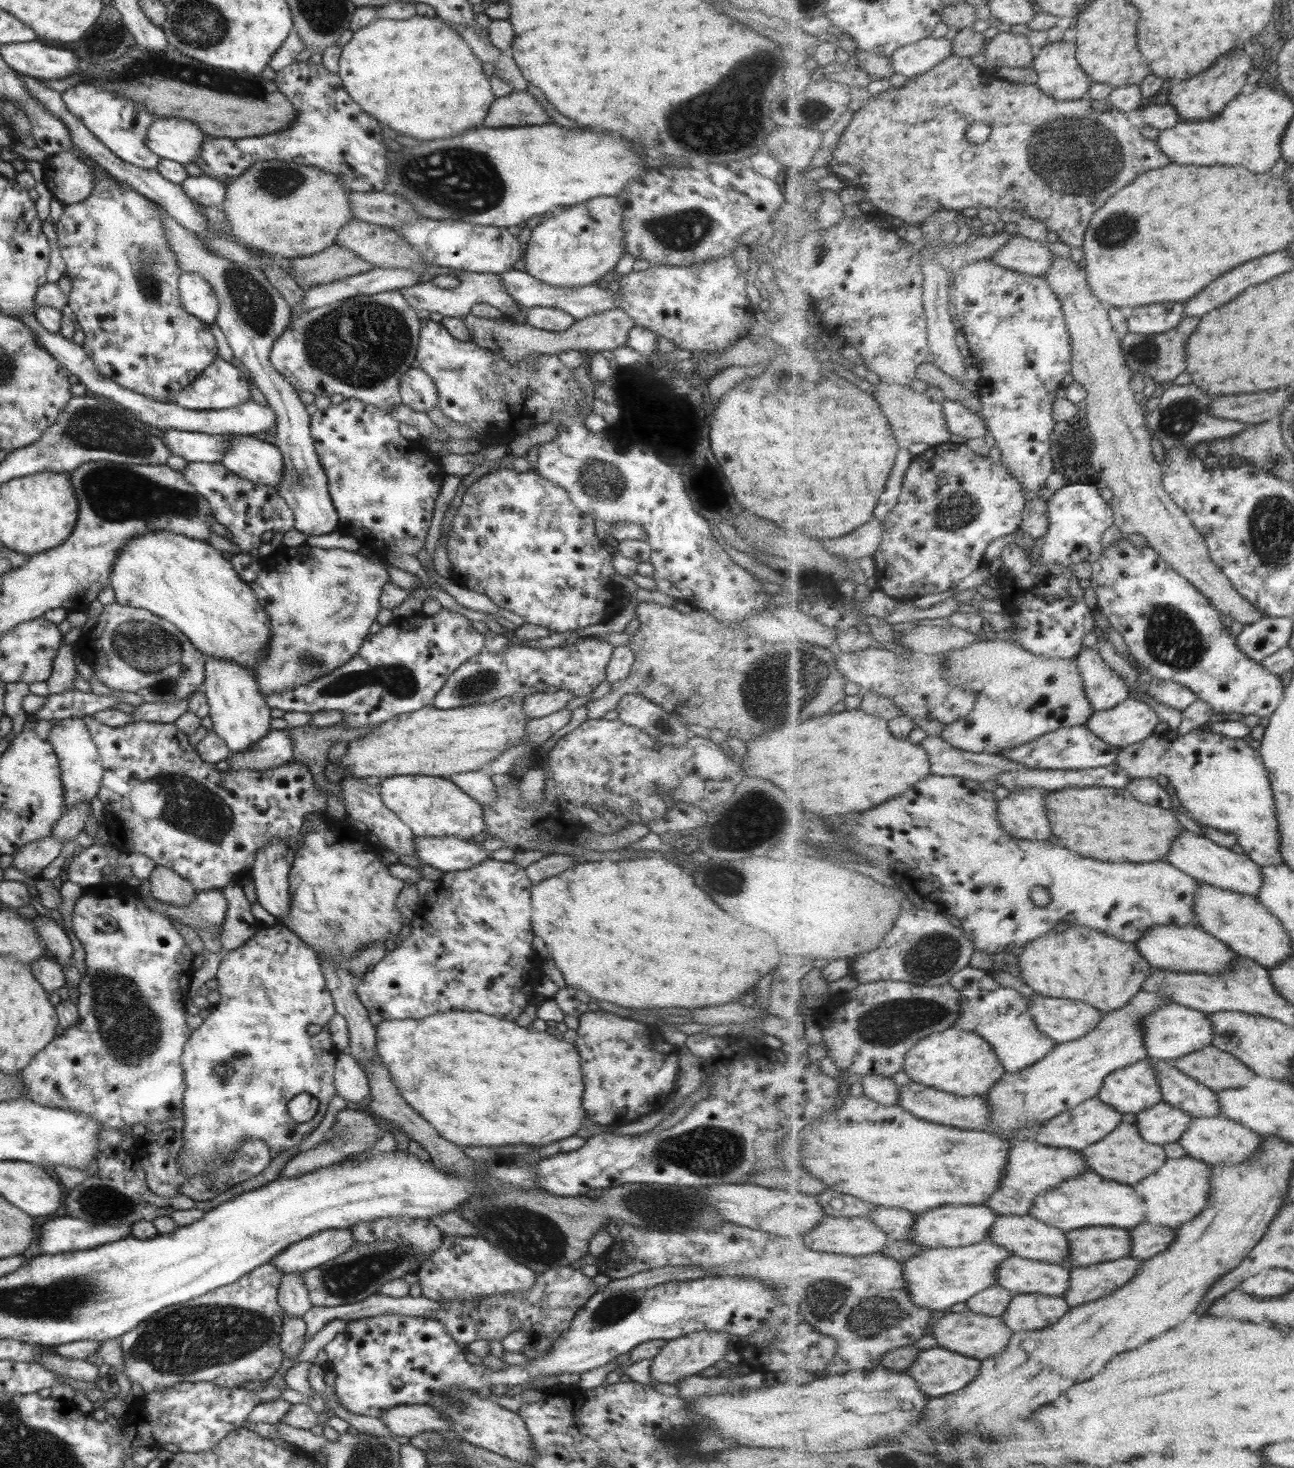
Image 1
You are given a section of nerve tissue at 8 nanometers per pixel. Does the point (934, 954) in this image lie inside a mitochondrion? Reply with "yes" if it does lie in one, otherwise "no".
yes

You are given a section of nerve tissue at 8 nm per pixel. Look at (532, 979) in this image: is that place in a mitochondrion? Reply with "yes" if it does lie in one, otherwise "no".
no

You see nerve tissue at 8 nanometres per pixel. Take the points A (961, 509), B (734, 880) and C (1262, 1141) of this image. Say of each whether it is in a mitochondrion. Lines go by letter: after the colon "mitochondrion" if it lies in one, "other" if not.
A: mitochondrion
B: mitochondrion
C: other

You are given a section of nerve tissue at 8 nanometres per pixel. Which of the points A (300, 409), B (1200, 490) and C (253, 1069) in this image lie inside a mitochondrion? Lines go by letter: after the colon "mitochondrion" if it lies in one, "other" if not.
A: other
B: other
C: mitochondrion

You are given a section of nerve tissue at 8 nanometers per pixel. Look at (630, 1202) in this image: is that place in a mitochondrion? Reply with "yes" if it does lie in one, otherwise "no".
yes

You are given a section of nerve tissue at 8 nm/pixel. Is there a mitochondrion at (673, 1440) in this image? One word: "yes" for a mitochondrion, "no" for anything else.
yes

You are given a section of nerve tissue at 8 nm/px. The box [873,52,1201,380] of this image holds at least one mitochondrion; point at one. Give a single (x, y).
(1077, 155)

